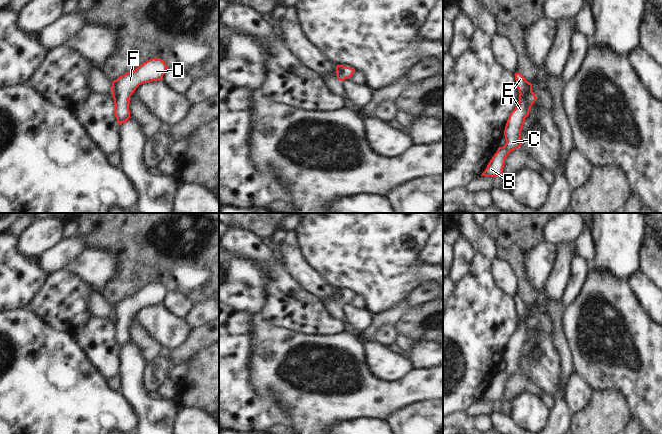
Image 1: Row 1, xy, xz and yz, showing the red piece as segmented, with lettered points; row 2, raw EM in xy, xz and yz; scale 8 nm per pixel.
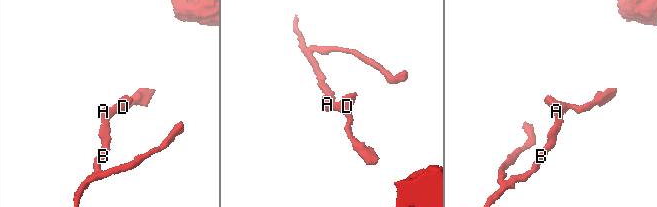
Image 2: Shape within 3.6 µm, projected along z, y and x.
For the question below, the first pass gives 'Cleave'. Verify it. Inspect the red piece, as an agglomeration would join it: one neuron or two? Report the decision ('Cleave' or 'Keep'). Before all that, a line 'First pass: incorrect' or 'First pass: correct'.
First pass: incorrect
Keep

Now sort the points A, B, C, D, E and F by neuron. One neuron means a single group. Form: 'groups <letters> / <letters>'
groups A B C D E F

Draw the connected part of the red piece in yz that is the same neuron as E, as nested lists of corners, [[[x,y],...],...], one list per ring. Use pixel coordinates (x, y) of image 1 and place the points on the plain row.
[[[515,297],[515,304],[520,318],[517,330],[510,337],[505,350],[504,360],[506,367],[503,371],[498,372],[481,400],[501,400],[505,382],[511,375],[521,371],[522,350],[525,346],[525,342],[529,339],[531,330],[537,322],[532,316],[532,308],[529,307],[522,298]]]

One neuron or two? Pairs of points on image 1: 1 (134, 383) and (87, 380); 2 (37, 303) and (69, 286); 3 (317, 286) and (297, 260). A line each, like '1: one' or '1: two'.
1: two
2: one
3: one

